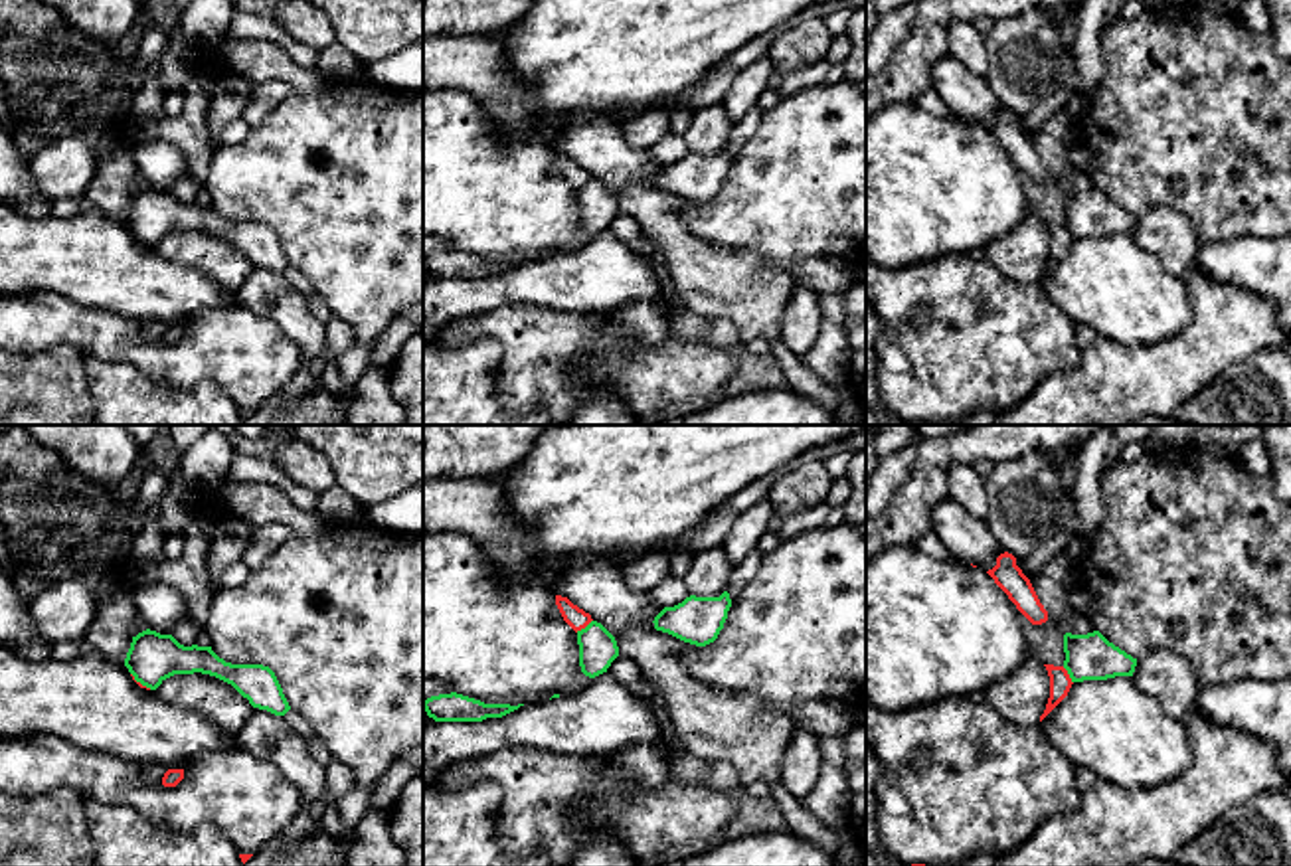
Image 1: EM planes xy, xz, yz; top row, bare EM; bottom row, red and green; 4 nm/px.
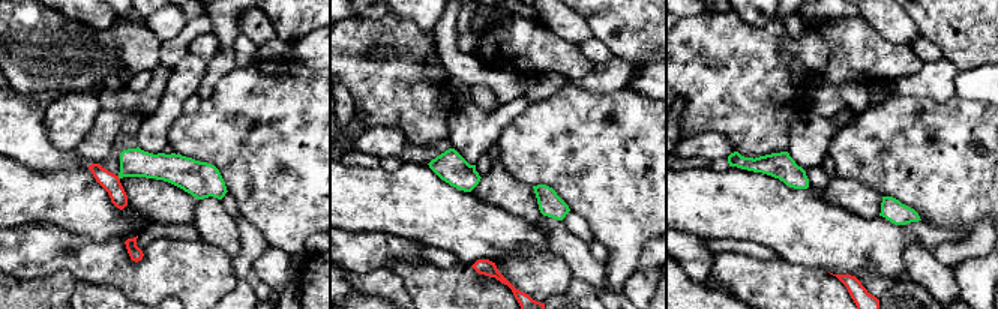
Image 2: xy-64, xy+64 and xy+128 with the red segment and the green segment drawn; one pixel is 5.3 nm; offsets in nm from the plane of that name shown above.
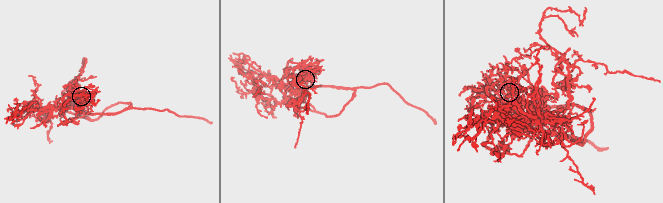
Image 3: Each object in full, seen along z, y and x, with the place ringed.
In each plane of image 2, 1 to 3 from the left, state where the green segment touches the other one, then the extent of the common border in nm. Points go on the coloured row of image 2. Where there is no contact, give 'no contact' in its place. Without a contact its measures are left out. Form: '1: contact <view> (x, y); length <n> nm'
1: contact xy-64 (117, 177); length 30 nm
2: no contact
3: no contact

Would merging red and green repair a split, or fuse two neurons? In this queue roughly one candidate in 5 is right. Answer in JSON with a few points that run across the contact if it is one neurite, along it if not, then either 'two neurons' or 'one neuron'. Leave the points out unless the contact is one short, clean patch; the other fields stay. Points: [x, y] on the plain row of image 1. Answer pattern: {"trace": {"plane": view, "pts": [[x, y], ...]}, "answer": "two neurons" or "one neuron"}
{"trace": {"plane": "xz", "pts": [[592, 176], [576, 188]]}, "answer": "two neurons"}

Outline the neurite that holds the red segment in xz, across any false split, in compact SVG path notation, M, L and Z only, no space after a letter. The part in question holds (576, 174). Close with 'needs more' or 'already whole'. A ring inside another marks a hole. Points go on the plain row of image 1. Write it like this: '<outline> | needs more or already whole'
M556 152L556 162L563 178L577 190L585 186L593 176L589 170L573 162L567 154Z | already whole

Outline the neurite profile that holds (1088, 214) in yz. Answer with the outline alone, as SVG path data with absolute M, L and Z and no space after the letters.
M1099 188L1064 192L1064 225L1072 239L1133 233L1137 216L1109 200Z

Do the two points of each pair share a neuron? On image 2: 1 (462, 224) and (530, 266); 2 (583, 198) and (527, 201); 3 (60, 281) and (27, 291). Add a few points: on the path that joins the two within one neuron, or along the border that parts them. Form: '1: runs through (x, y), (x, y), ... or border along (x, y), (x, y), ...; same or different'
1: border along (548, 251), (517, 252), (495, 263); different
2: border along (503, 165), (514, 177), (532, 186); different
3: runs through (53, 288), (50, 291), (35, 291); same

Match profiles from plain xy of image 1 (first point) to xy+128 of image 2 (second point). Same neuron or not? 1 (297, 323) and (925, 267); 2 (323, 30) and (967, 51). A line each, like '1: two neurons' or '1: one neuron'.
1: one neuron
2: two neurons

